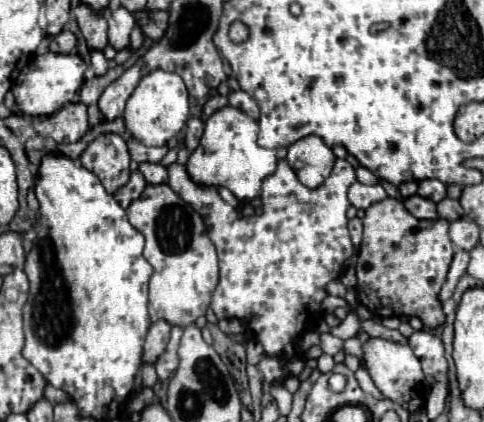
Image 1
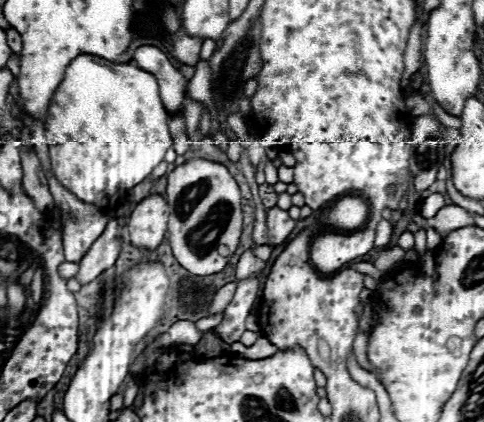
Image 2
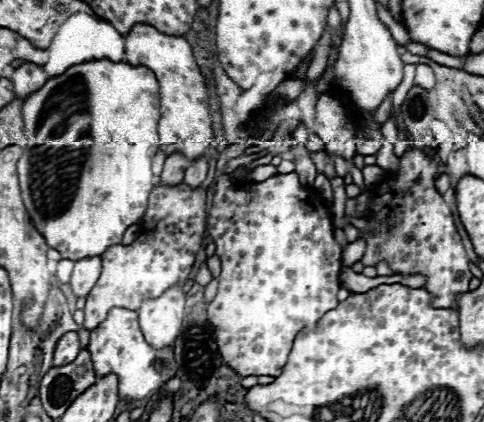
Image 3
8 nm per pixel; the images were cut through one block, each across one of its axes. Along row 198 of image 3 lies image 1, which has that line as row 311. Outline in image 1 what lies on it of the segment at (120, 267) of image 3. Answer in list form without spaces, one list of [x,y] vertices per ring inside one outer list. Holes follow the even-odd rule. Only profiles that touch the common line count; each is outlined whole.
[[[168,184],[146,186],[142,196],[126,210],[128,222],[144,236],[144,258],[154,268],[150,276],[150,320],[166,320],[172,326],[186,328],[196,318],[204,316],[212,292],[218,286],[218,256],[216,248],[206,236],[204,220],[196,214],[190,204],[178,200],[176,192]]]

